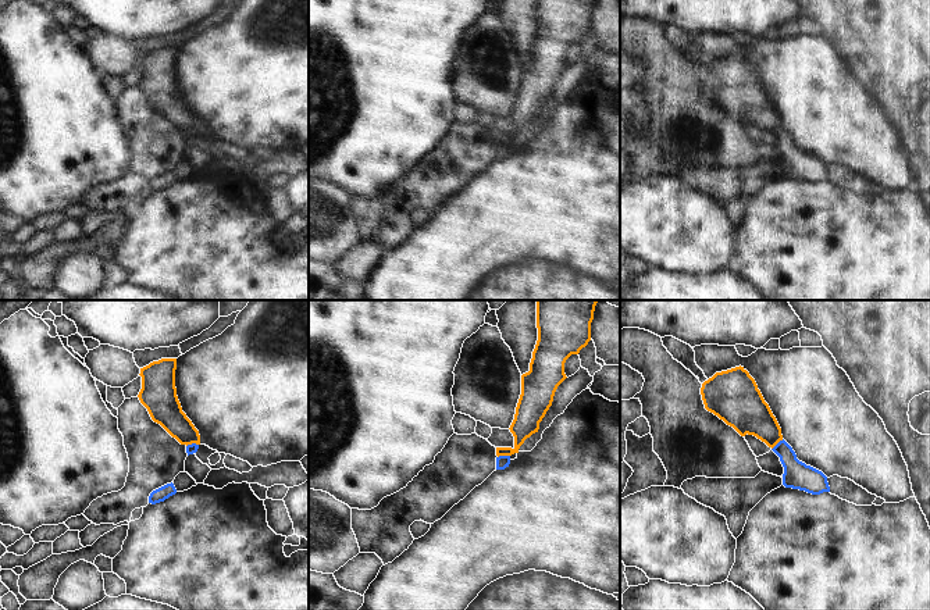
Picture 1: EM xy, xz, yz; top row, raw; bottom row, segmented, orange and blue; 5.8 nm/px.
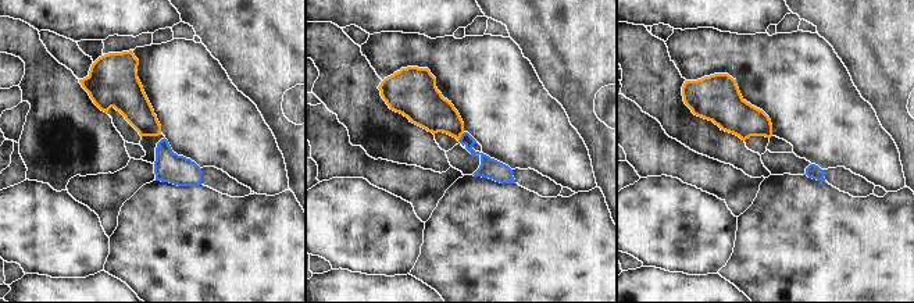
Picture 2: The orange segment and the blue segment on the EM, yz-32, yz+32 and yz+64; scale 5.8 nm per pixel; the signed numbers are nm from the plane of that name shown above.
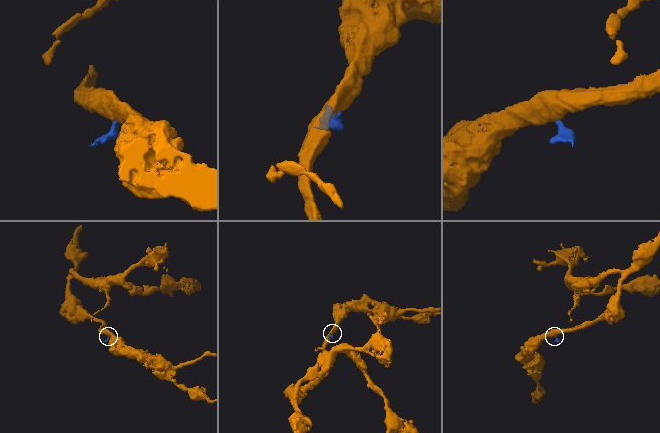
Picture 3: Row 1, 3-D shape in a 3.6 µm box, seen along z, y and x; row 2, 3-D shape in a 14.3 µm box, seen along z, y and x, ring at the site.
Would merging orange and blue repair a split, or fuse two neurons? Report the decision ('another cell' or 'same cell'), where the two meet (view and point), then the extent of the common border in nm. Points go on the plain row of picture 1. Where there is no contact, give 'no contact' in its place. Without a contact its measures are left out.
another cell | xz (503, 143) | 70 nm

